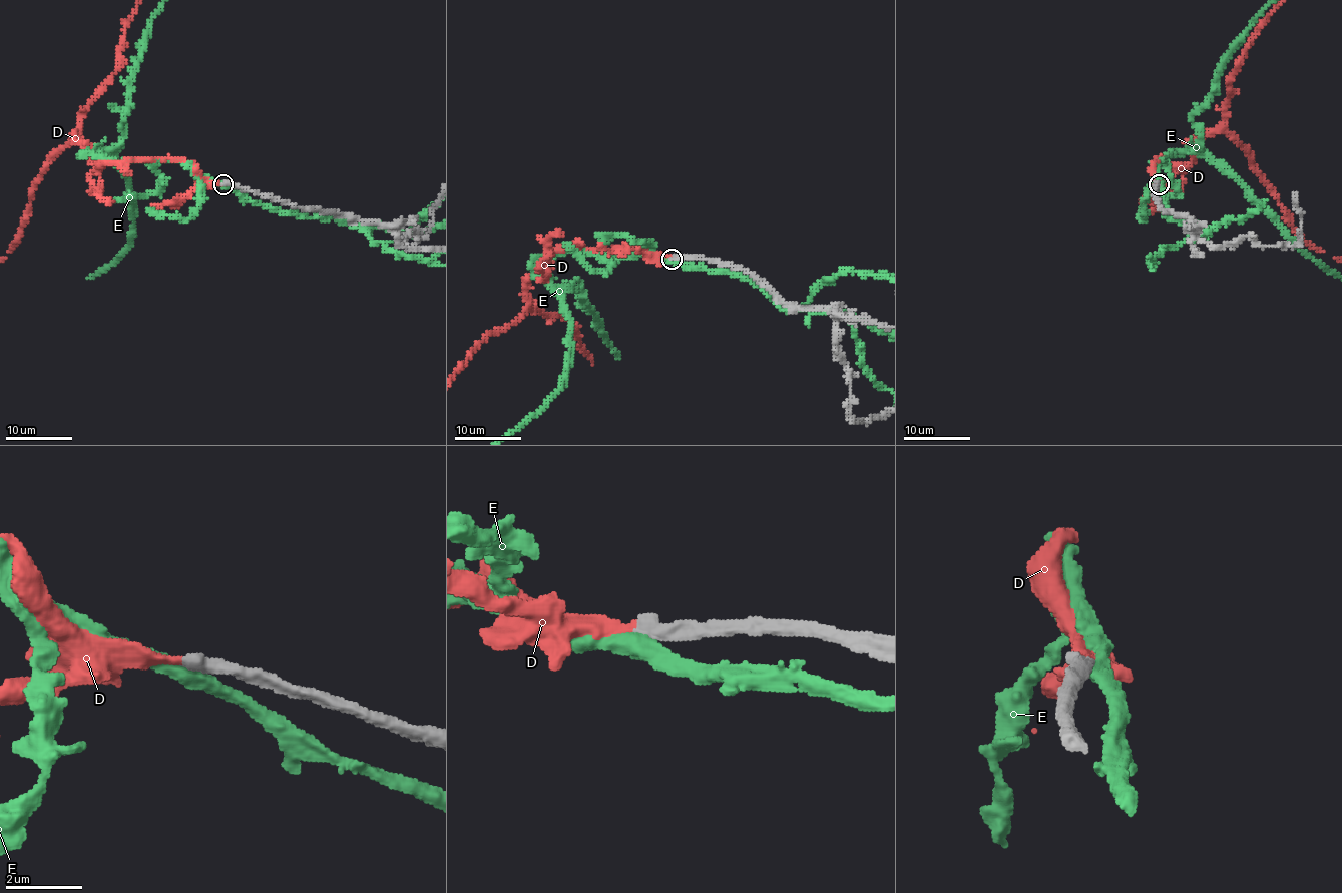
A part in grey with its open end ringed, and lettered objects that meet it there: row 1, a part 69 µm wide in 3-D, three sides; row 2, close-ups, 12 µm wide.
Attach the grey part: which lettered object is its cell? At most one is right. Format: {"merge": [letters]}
{"merge": ["D"]}

